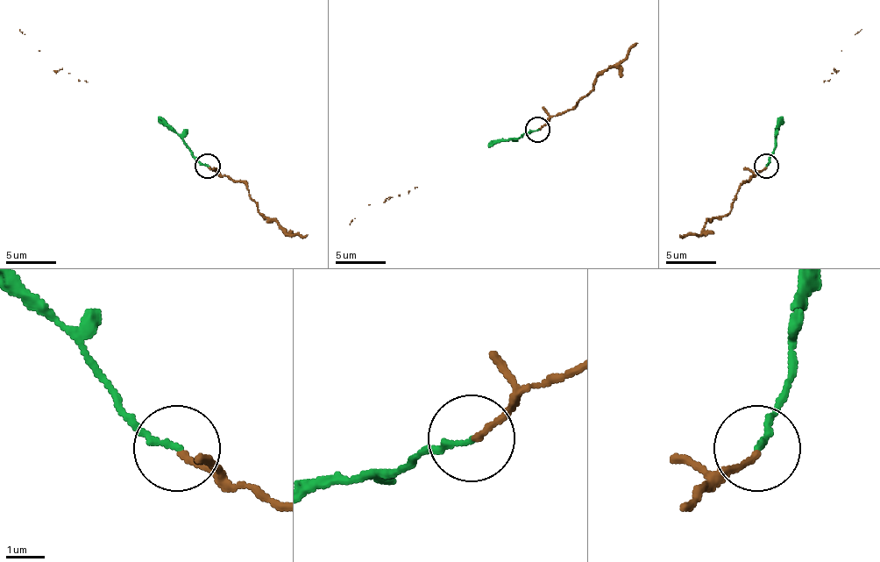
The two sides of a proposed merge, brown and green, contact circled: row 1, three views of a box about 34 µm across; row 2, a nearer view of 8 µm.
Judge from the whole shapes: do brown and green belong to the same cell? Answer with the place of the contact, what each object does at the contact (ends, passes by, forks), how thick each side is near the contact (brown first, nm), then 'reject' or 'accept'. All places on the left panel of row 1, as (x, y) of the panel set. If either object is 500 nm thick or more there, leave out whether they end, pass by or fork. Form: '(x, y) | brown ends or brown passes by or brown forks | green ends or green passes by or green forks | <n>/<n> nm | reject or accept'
(207, 166) | brown ends | green ends | 140/150 nm | accept

